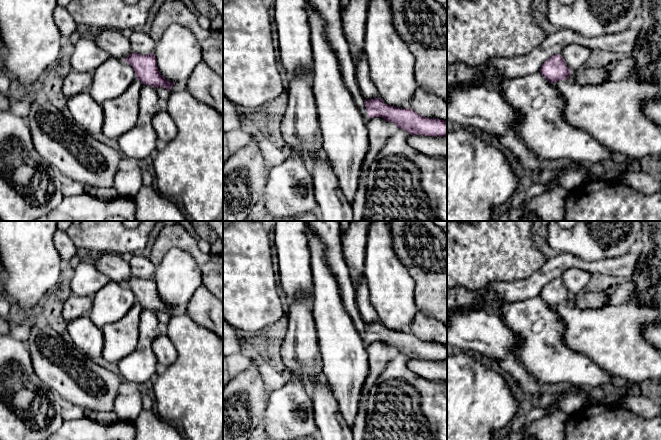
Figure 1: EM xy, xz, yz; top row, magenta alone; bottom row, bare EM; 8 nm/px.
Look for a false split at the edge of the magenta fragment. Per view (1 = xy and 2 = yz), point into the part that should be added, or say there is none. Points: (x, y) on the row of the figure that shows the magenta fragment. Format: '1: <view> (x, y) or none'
1: none
2: none

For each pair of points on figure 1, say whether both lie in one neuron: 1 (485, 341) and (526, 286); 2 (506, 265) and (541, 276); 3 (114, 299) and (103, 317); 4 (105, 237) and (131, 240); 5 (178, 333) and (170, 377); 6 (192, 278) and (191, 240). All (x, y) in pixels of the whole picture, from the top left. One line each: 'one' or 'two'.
1: two
2: two
3: one
4: one
5: one
6: two

